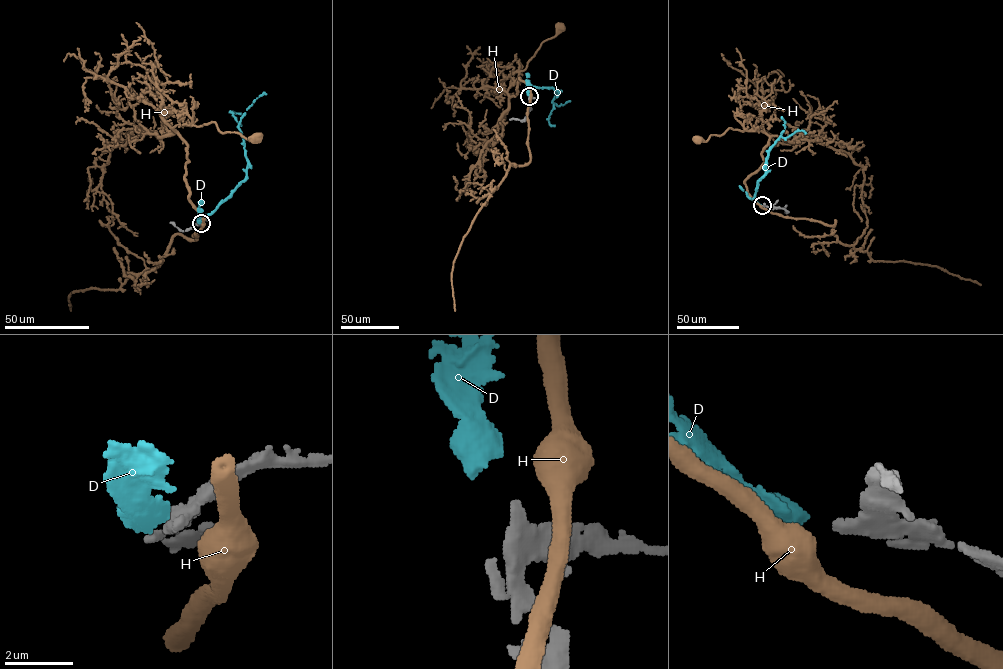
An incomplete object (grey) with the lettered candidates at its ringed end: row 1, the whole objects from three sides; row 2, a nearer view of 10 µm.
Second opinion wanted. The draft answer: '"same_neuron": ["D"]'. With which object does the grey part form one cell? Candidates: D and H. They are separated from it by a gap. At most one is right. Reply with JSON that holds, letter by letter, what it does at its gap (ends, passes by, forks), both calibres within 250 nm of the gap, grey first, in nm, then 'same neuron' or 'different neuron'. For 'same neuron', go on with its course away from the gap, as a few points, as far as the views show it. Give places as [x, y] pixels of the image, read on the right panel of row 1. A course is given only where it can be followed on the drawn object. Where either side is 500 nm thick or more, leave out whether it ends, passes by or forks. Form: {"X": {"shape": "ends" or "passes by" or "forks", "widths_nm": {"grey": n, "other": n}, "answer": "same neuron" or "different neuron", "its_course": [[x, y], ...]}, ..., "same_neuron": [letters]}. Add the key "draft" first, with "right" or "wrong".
{"draft": "right", "D": {"widths_nm": {"grey": 340, "other": 600}, "answer": "same neuron", "its_course": [[761, 205], [753, 199], [758, 181], [765, 174], [769, 149], [781, 136], [786, 138], [800, 130], [805, 133]]}, "H": {"widths_nm": {"grey": 340, "other": 700}, "answer": "different neuron"}, "same_neuron": ["D"]}

